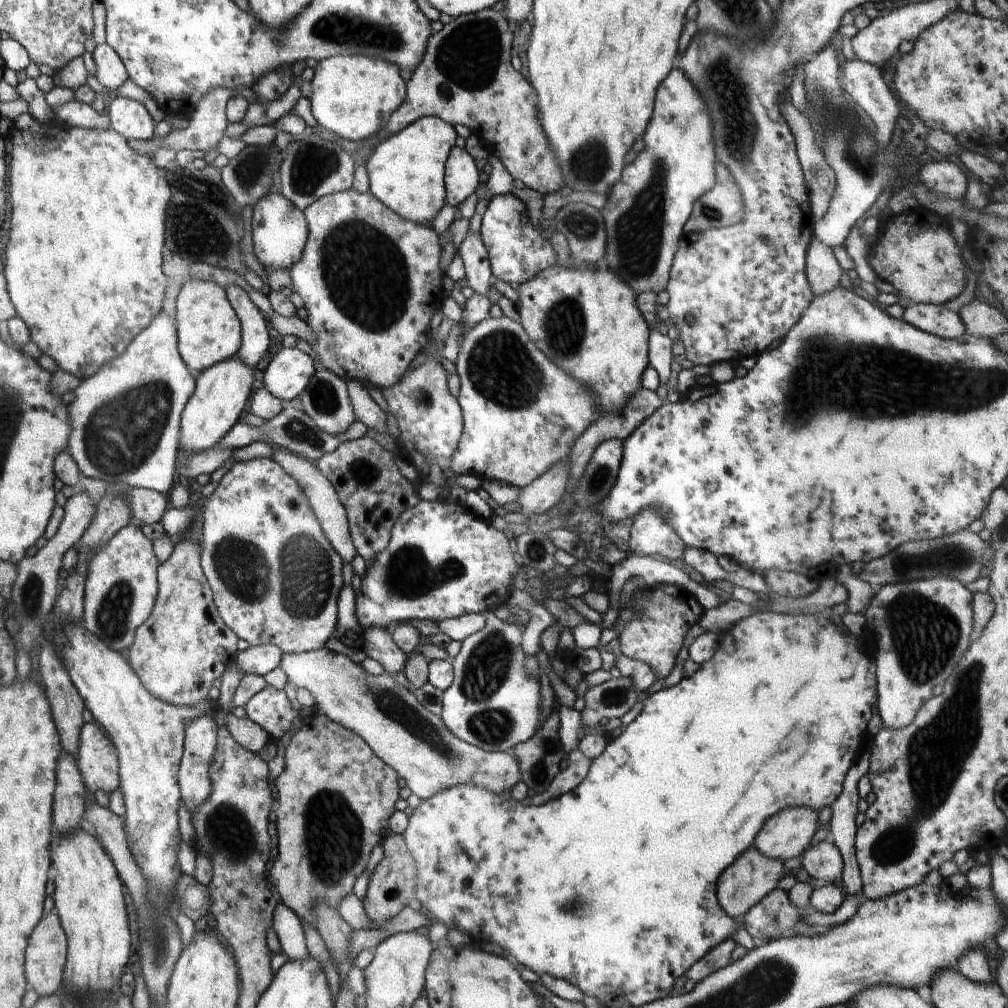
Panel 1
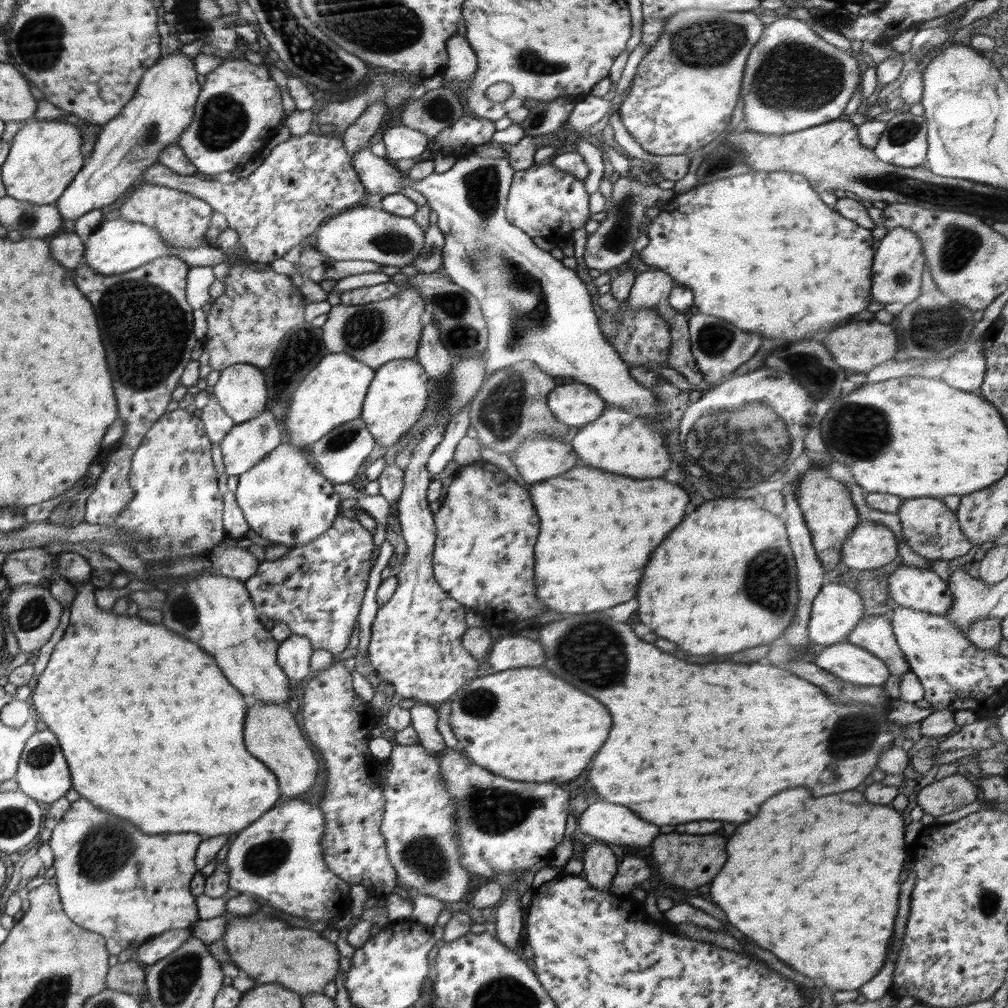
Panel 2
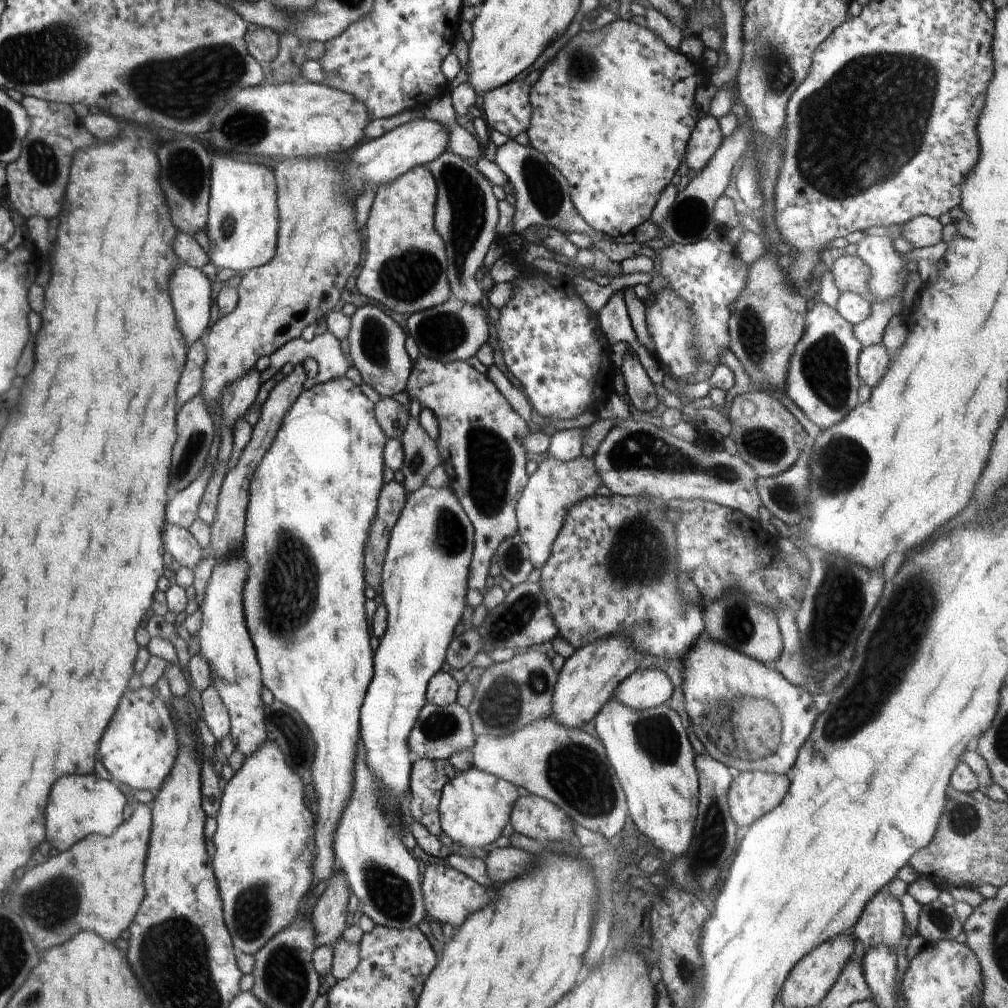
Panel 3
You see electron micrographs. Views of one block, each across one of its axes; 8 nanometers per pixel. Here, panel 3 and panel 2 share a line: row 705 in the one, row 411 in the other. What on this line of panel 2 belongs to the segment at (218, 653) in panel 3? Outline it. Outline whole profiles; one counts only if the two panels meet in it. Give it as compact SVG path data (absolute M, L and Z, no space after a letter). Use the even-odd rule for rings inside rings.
M252 364L232 365L221 371L214 396L234 424L240 424L265 411L266 381L262 369Z

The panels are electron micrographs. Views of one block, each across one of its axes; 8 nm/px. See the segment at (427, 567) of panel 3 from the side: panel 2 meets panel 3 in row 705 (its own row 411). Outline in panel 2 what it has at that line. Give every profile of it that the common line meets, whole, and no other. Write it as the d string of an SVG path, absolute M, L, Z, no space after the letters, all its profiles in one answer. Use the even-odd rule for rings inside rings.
M414 358L385 362L380 368L375 369L360 418L374 436L376 443L384 447L396 444L398 438L405 434L412 424L420 420L424 408L429 406L429 380L428 373Z

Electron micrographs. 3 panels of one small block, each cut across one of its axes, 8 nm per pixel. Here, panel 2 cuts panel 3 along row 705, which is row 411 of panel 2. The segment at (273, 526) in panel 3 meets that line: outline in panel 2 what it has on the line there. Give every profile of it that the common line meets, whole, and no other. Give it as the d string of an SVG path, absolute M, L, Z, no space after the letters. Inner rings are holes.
M330 353L320 359L316 368L308 371L304 380L290 396L288 411L284 416L286 438L284 442L295 446L308 446L320 440L330 430L360 418L368 388L375 369L346 353ZM271 411L234 425L220 442L225 472L240 476L280 446L281 426Z

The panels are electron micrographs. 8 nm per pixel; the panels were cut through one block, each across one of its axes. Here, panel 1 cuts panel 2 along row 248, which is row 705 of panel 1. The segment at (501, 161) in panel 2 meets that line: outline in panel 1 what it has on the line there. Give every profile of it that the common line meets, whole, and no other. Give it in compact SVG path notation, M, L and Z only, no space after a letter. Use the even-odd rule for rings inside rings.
M492 610L483 614L486 625L461 641L459 655L451 660L452 684L443 692L443 708L440 718L446 728L465 743L486 752L511 752L513 746L530 740L541 726L540 680L535 679L524 665L528 656L522 648L523 628L520 625L500 620Z

